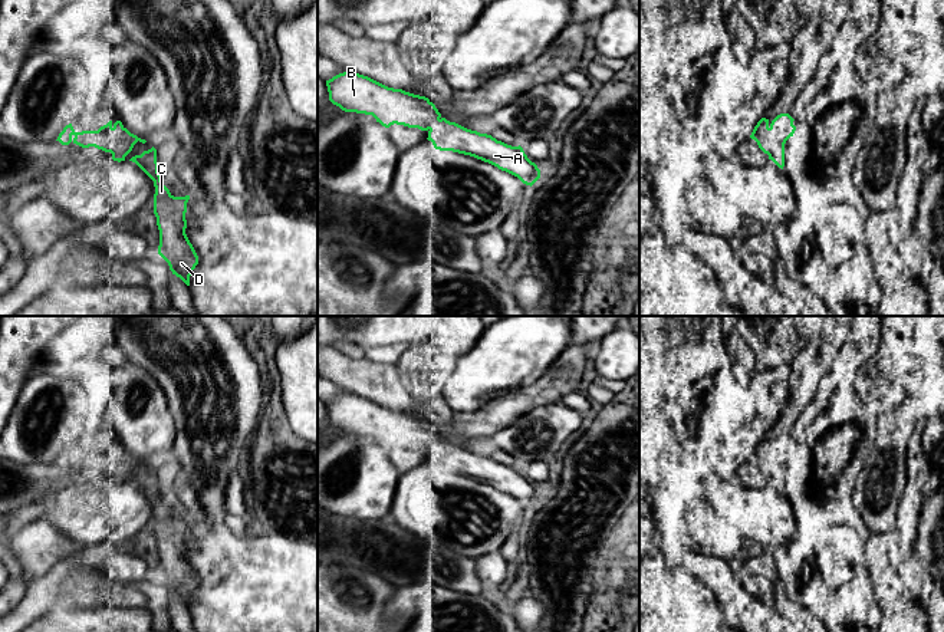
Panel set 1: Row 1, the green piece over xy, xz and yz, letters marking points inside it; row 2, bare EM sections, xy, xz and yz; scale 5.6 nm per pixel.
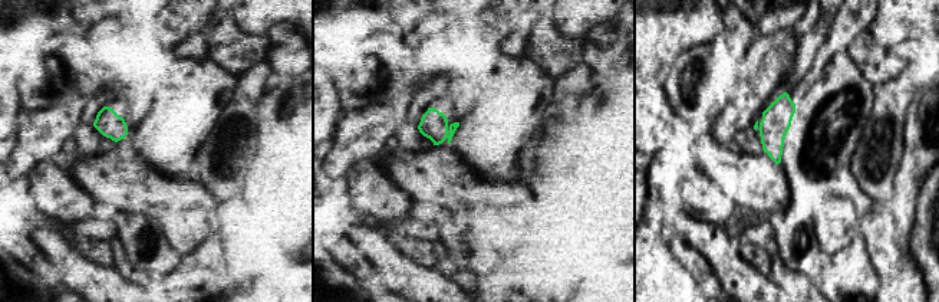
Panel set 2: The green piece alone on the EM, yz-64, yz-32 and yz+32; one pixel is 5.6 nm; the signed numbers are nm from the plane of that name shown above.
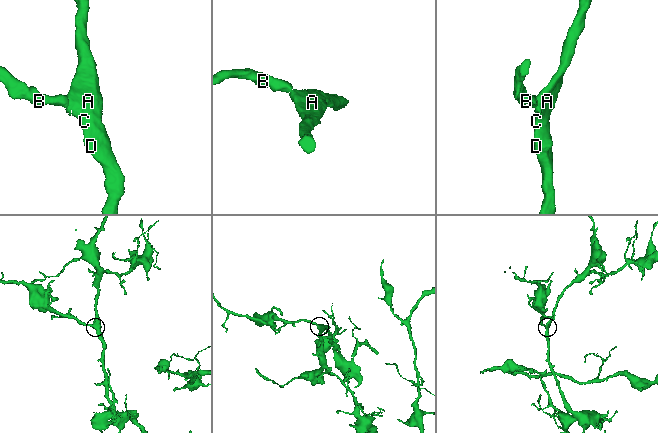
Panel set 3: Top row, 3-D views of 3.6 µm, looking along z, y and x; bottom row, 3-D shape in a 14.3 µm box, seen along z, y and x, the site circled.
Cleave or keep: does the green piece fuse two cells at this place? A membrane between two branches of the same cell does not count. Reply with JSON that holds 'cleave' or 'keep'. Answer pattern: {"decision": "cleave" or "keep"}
{"decision": "keep"}

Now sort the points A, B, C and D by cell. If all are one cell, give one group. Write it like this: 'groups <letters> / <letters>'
groups A B C D

